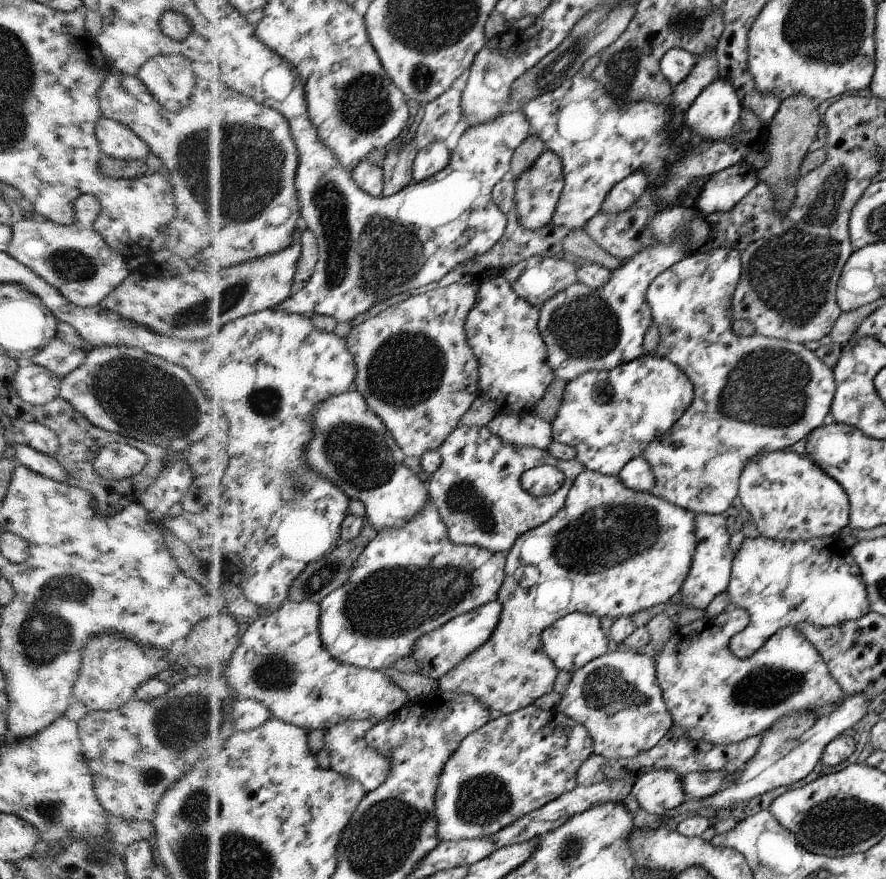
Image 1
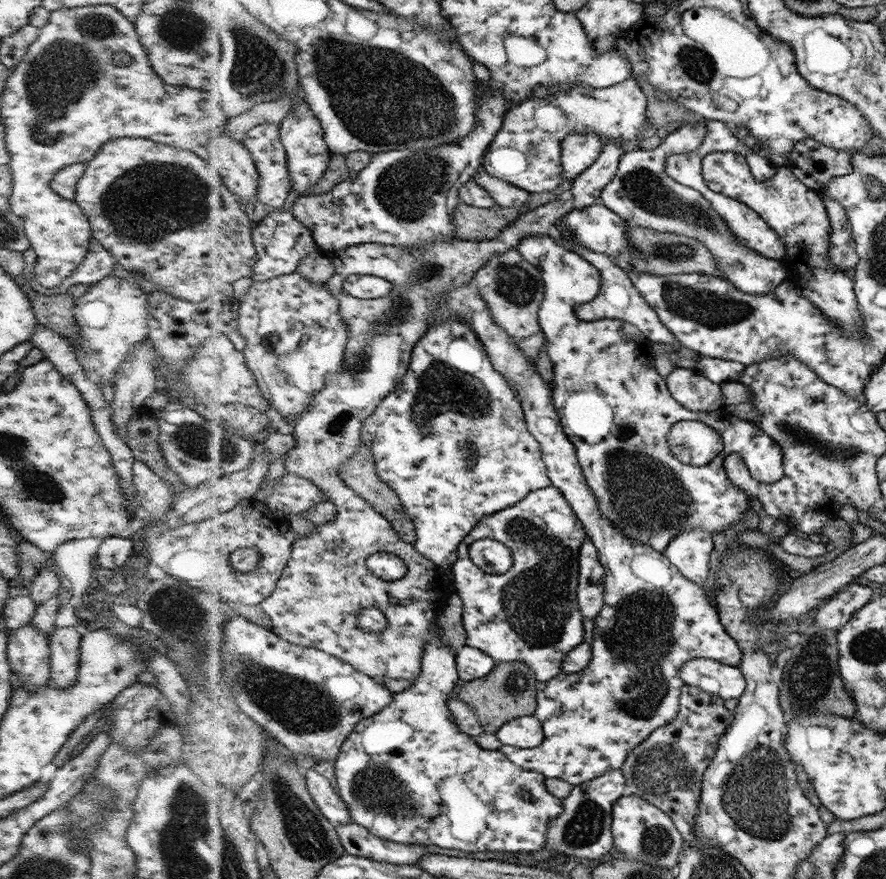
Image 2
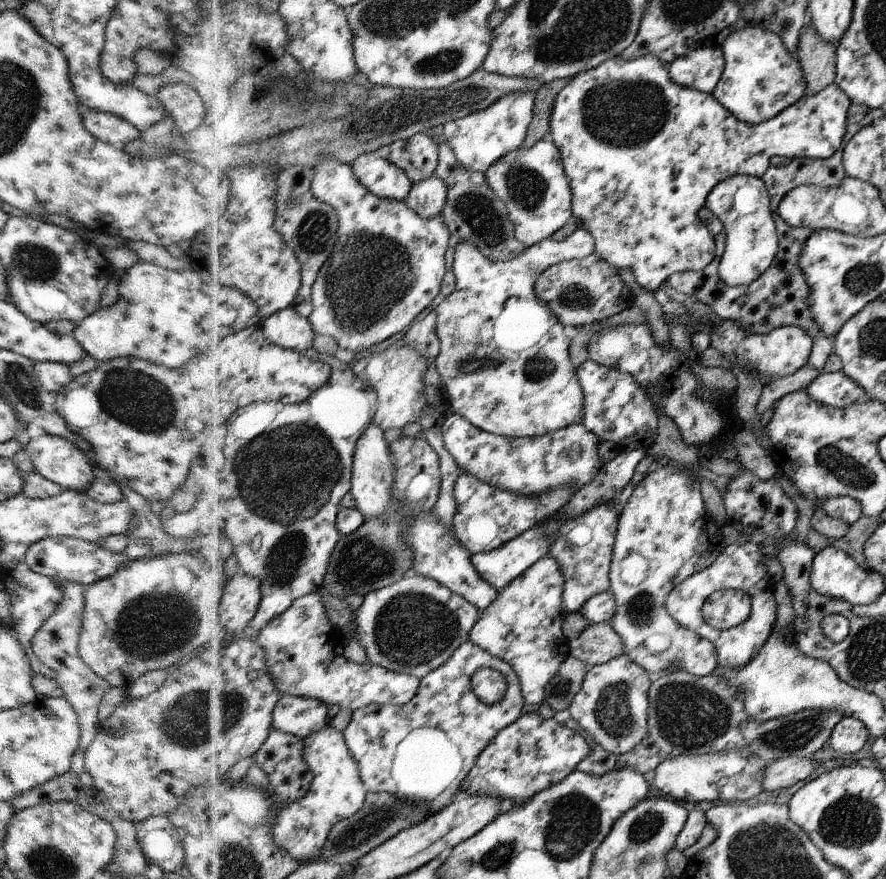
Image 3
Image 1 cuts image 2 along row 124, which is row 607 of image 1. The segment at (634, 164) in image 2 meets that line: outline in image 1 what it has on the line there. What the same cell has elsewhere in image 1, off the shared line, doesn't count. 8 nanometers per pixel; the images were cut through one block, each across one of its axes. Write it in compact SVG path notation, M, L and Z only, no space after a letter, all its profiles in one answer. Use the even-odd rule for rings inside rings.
M696 514L696 538L698 538L698 546L689 577L686 578L677 599L686 608L705 610L718 594L728 589L732 578L734 555L730 549L731 536L726 530L726 518L722 515Z

